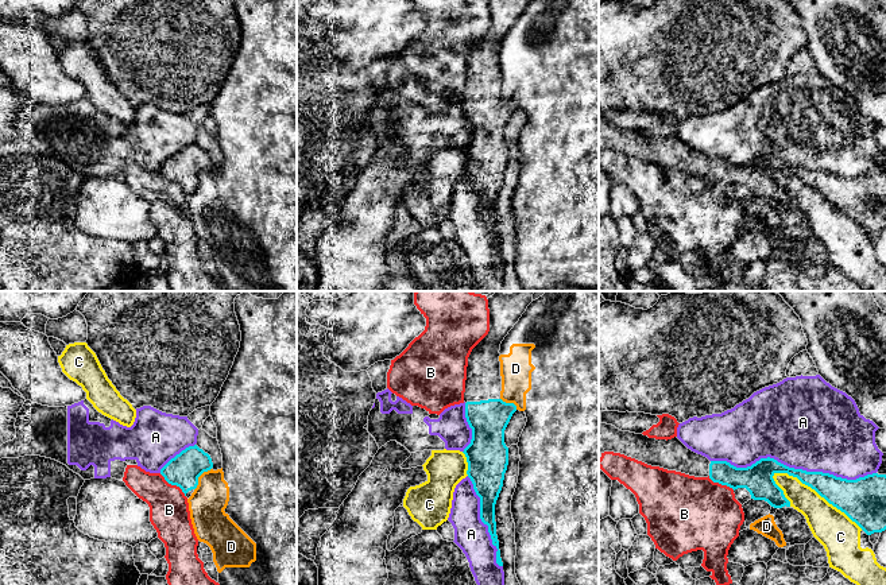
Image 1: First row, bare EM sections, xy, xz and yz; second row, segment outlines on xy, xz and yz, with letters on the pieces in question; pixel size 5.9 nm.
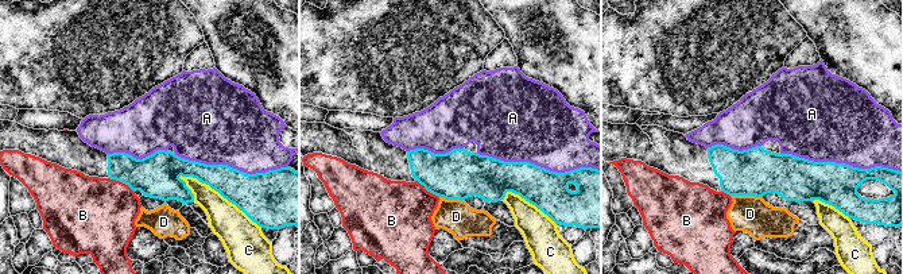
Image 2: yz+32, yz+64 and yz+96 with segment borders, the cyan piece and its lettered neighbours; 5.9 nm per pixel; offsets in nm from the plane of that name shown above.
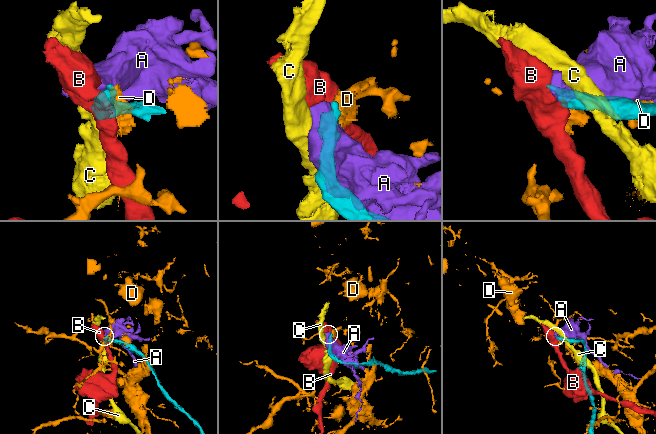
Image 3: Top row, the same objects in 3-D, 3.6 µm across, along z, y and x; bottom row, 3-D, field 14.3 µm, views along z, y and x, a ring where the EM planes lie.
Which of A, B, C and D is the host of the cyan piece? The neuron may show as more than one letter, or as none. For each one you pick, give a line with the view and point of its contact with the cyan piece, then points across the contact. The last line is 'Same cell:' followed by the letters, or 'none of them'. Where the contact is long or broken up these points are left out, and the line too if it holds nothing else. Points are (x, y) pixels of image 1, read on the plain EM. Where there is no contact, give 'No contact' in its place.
Same cell: none of them

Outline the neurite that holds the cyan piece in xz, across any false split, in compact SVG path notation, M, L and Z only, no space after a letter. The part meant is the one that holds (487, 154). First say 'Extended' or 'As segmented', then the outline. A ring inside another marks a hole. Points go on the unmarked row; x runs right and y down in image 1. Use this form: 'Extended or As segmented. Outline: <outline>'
Extended. Outline: M488 0L490 30L468 55L465 78L465 116L472 127L471 142L464 147L467 173L480 195L480 217L488 224L498 247L496 261L503 264L496 233L495 202L508 163L504 128L516 109L514 101L500 97L500 42L531 0Z

